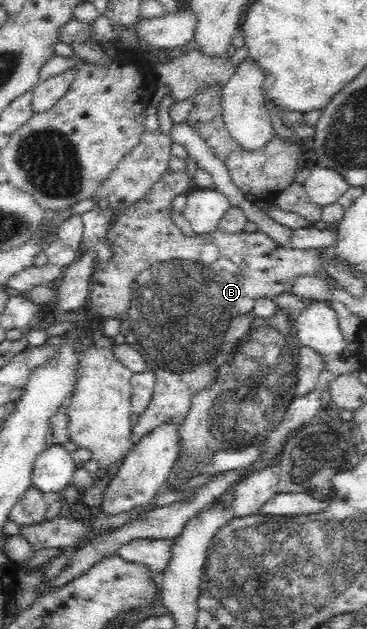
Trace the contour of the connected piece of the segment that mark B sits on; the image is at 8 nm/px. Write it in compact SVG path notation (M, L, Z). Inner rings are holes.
M166 170L150 192L124 209L124 213L111 225L107 234L110 239L104 241L110 241L110 249L114 251L112 261L96 261L94 265L88 308L94 309L104 320L120 320L125 343L142 355L156 376L152 399L145 412L139 415L138 424L132 428L132 445L160 424L182 425L192 396L211 386L217 378L218 365L213 365L214 357L218 355L220 343L224 343L232 319L252 314L257 299L270 298L273 301L275 297L290 294L300 276L322 277L327 274L320 251L283 248L255 229L252 233L230 234L218 228L208 234L184 235L171 219L171 204L177 195L193 188L192 182L186 172Z

